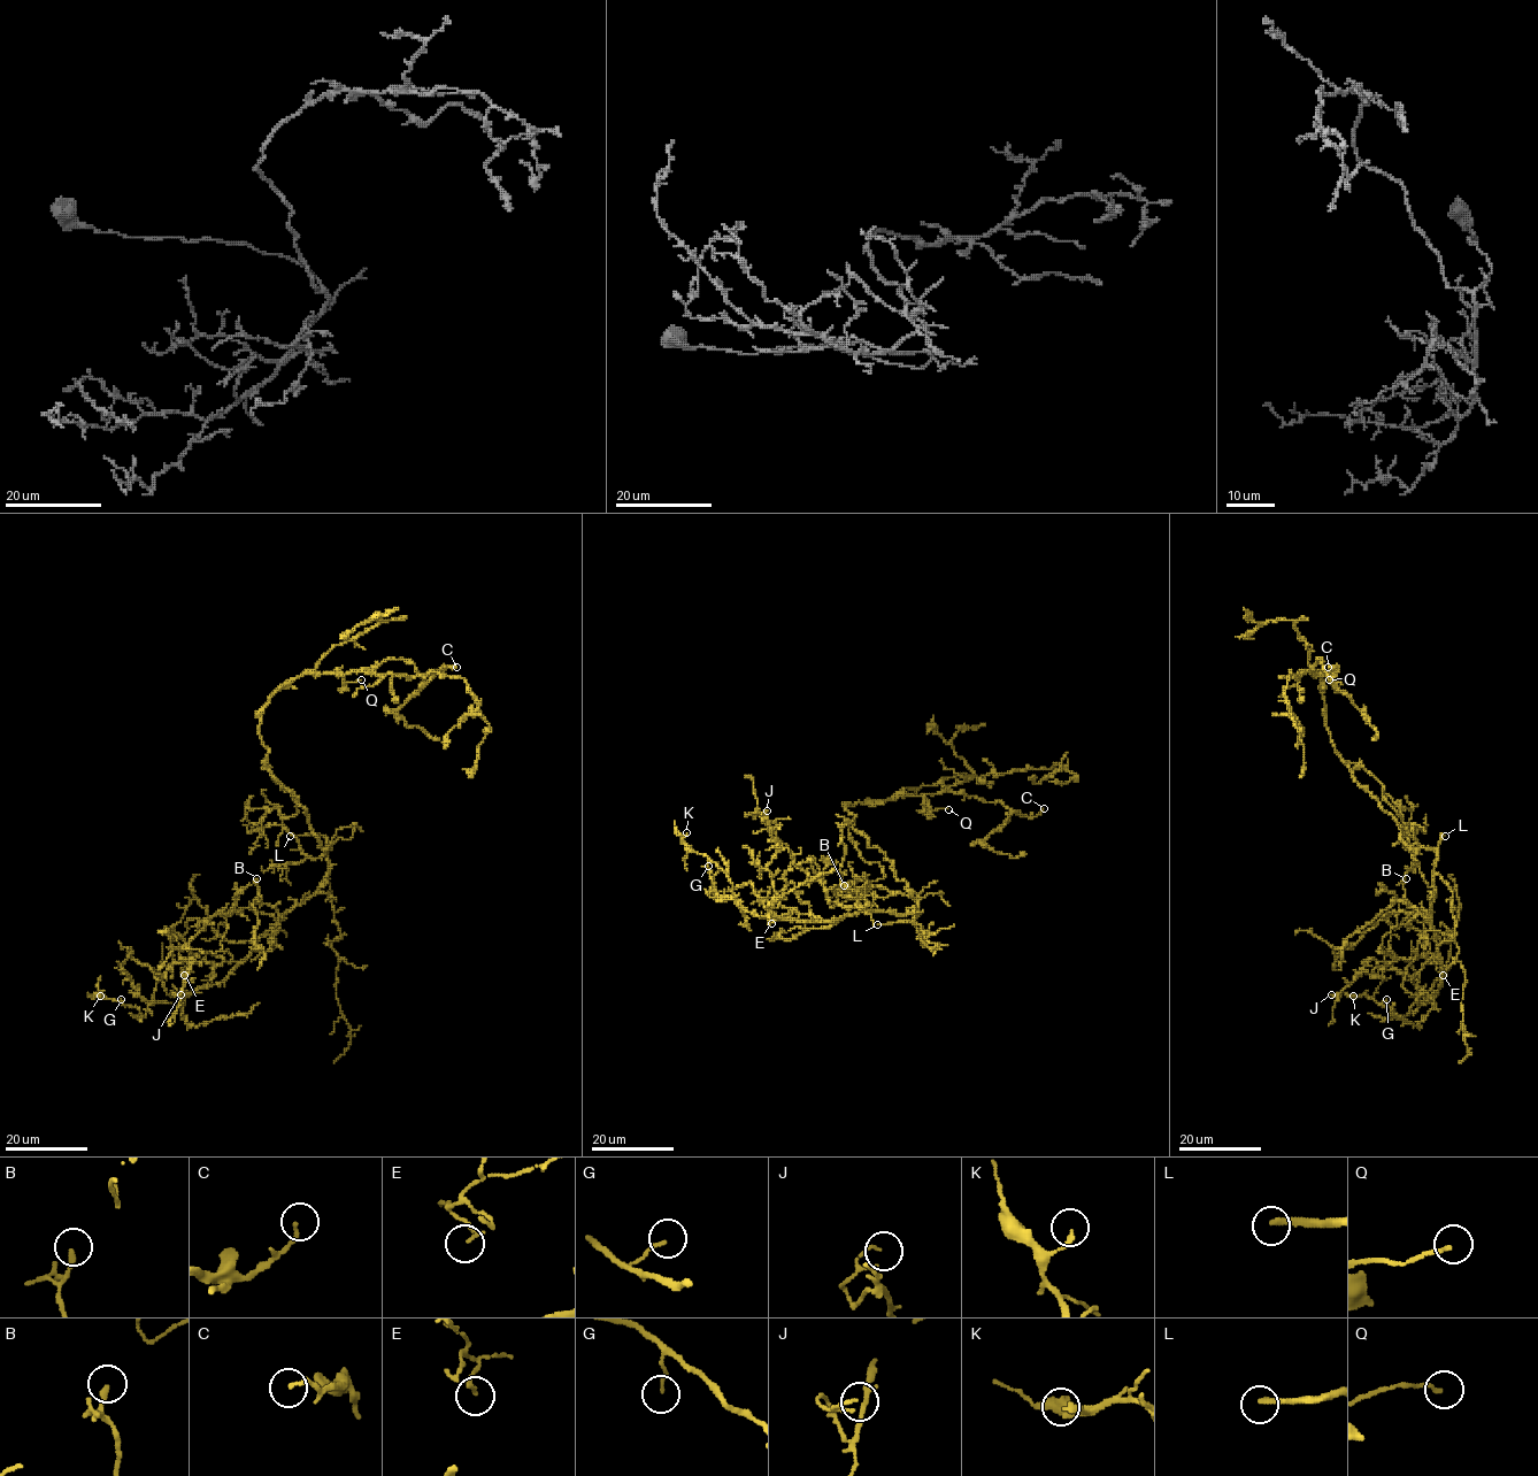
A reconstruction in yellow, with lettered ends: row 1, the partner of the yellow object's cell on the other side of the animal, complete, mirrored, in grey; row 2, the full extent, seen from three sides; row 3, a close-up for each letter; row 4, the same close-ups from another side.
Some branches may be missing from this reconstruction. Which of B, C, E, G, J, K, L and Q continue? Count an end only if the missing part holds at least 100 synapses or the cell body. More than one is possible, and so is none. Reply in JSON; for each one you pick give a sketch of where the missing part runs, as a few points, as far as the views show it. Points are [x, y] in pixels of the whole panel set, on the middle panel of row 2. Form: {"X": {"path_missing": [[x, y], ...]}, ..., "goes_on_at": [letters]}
{"L": {"path_missing": [[877, 924], [806, 935], [707, 932], [648, 899], [621, 868], [612, 866]]}, "goes_on_at": ["L"]}

